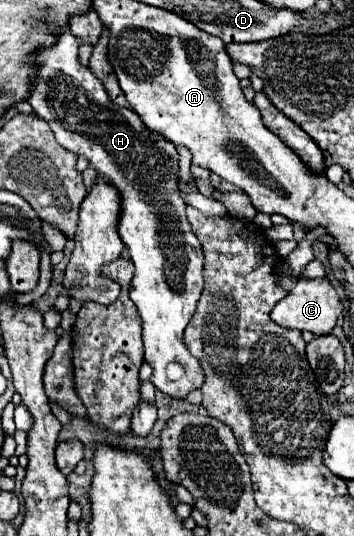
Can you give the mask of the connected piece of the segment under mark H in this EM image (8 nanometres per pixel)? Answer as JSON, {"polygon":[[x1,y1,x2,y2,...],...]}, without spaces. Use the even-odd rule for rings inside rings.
{"polygon":[[69,27,55,35,55,43,51,47,37,49,33,59,39,77,33,79,27,101,31,103,35,113,49,123,57,143,67,151,75,153,77,157,85,157,89,165,97,171,97,179,107,181,121,195,121,213,117,229,135,265,135,277,131,281,129,297,137,305,139,315,143,319,145,361,153,367,151,383,171,397,185,397,189,391,199,389,203,385,203,371,199,367,199,361,183,345,183,331,189,319,193,317,203,291,203,253,197,237,191,233,185,215,187,205,181,199,177,187,177,147,165,137,155,137,133,109,119,107,109,99,103,83,93,75,93,71,87,65,79,63,79,37,75,37,69,31]]}

